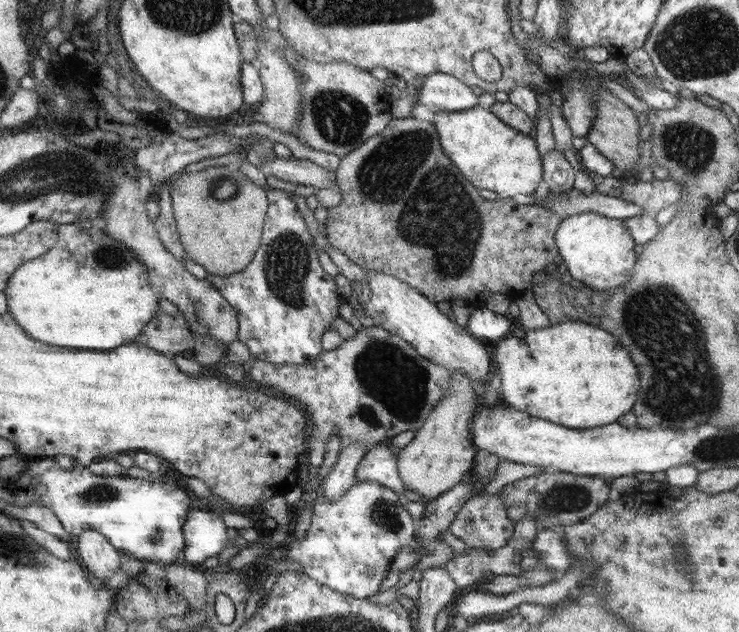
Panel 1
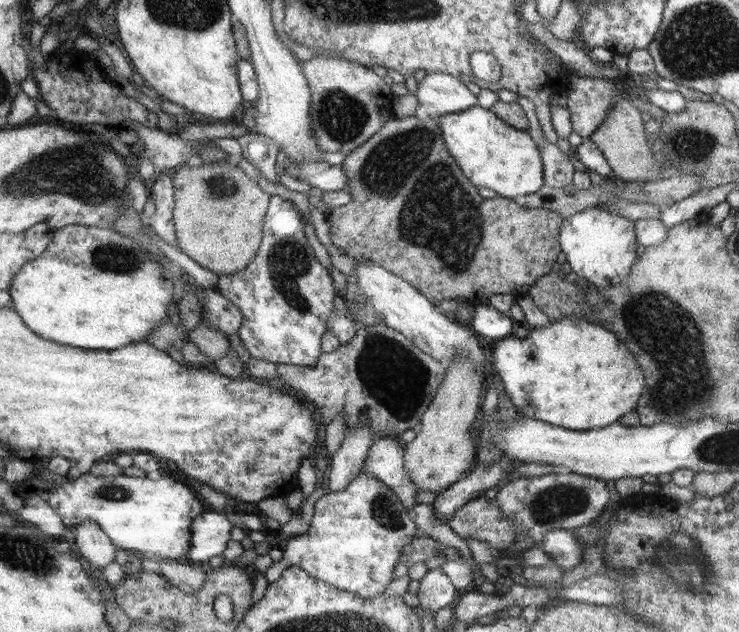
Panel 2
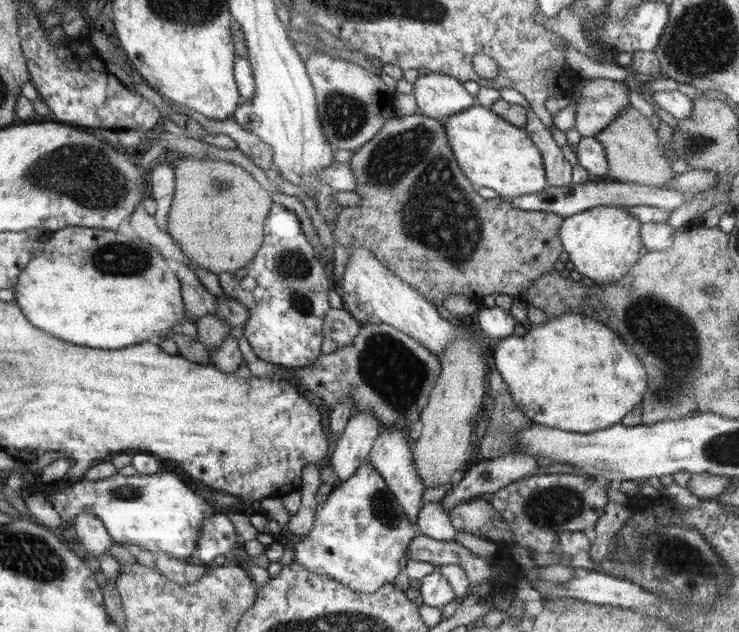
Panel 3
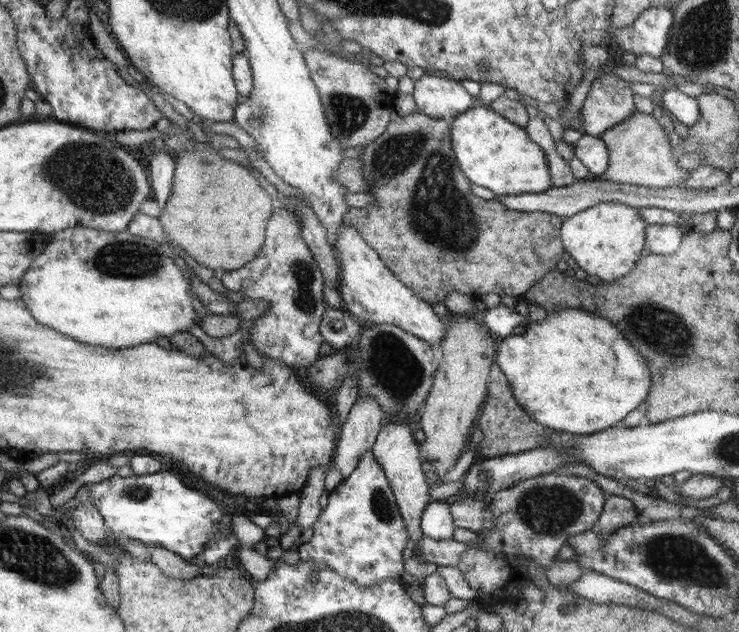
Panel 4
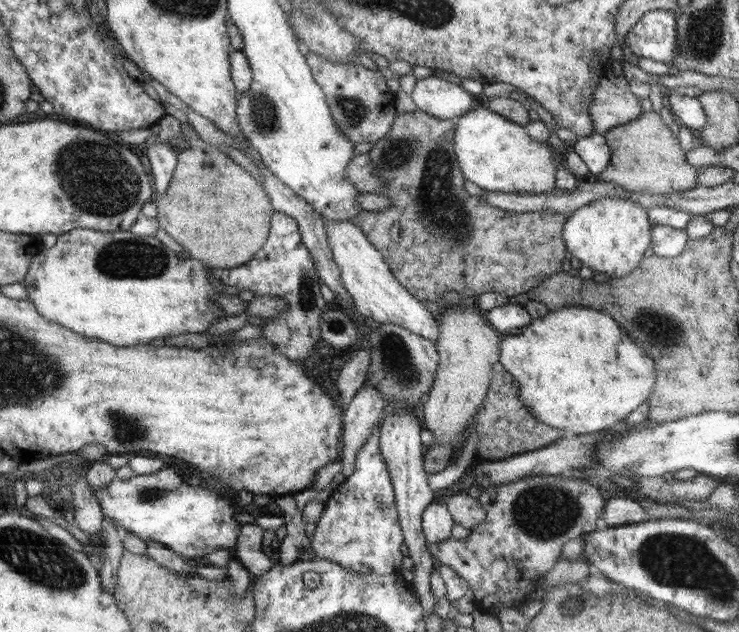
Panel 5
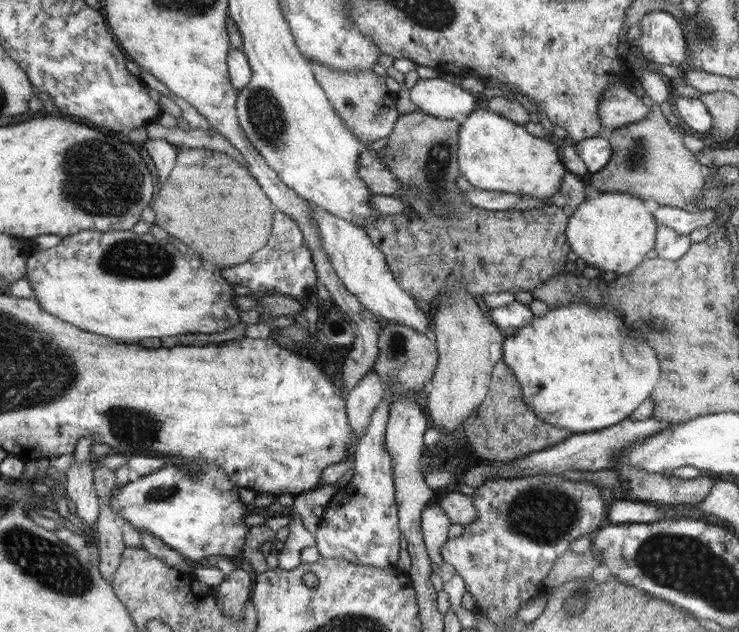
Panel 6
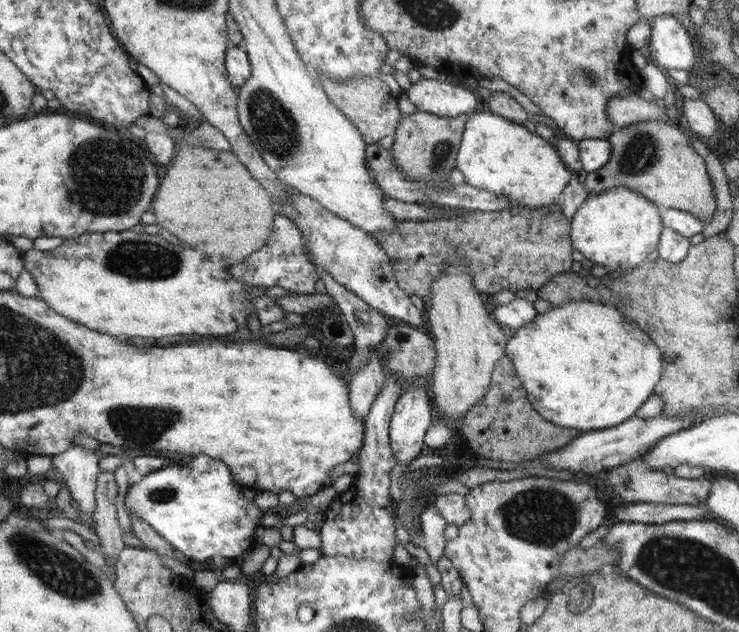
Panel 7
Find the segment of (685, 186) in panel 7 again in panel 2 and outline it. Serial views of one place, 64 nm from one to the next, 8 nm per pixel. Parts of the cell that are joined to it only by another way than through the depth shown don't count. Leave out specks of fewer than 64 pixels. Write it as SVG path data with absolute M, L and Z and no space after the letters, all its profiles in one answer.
M620 97L613 102L608 109L605 119L600 126L589 136L590 140L597 144L597 147L604 153L606 160L612 165L611 174L615 180L634 183L634 182L652 182L658 180L658 174L662 166L654 160L650 146L646 142L646 132L644 132L644 120L642 112L632 106L632 101Z

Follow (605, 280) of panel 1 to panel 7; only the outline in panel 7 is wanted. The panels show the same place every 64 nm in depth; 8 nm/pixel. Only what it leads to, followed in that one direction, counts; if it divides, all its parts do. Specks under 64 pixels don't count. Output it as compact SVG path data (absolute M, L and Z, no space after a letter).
M616 187L600 194L589 194L569 222L573 248L582 253L584 259L606 270L635 269L647 261L648 254L657 250L665 228L661 209L633 189Z

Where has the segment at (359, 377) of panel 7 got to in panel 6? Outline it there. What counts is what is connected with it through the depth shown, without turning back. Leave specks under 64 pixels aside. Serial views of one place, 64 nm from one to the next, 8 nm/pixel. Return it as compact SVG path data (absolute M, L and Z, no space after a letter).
M373 368L349 392L348 417L358 439L367 431L372 413L382 404L387 393L380 375Z

